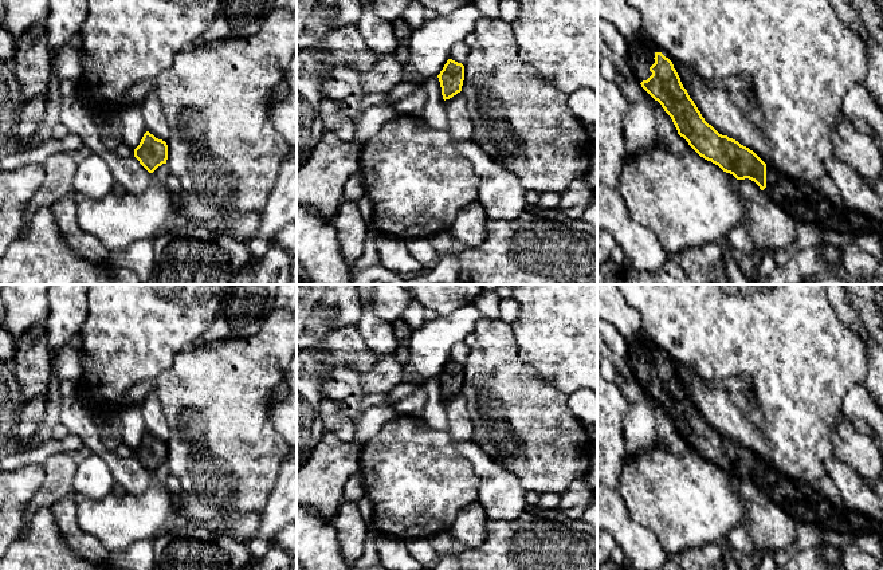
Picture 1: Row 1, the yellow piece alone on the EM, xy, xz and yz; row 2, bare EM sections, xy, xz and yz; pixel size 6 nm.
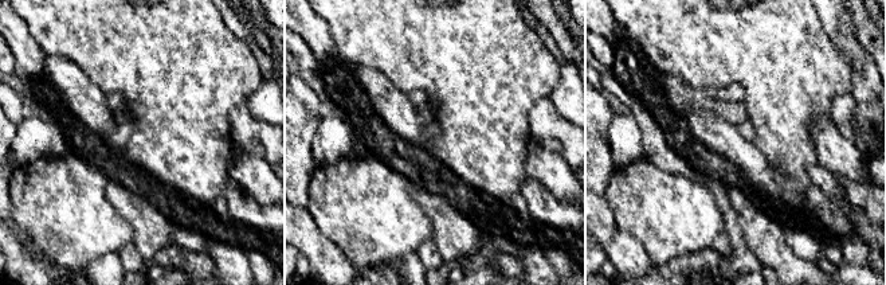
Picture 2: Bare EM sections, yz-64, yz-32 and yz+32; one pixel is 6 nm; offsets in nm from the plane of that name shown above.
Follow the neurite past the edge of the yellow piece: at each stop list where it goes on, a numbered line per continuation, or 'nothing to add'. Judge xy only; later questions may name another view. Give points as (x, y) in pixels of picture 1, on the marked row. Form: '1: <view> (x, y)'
nothing to add

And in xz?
nothing to add

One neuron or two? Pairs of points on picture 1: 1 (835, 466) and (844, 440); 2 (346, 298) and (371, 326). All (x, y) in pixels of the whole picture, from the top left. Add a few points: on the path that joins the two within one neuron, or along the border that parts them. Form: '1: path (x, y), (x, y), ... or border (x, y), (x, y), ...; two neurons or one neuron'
1: border (835, 456), (860, 478); two neurons
2: border (365, 309), (356, 326); two neurons

